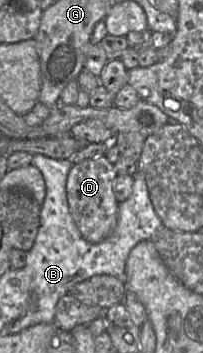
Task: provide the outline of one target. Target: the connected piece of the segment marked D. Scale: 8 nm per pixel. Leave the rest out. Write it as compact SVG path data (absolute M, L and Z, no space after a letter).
M105 156L83 160L73 164L66 182L66 194L70 213L84 239L100 243L114 231L118 217L118 202L113 192L117 172Z

